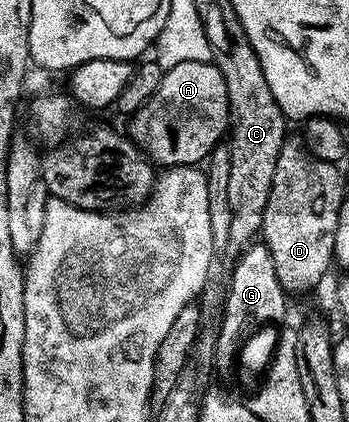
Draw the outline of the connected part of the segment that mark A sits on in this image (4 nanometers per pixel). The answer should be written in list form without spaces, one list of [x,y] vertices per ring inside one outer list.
[[[185,60],[185,64],[177,64],[163,71],[161,84],[157,84],[157,92],[149,96],[145,105],[130,115],[131,130],[129,137],[144,155],[156,167],[193,166],[207,160],[216,145],[224,141],[231,124],[229,112],[229,92],[225,92],[225,76],[215,67],[215,63],[201,60]]]

